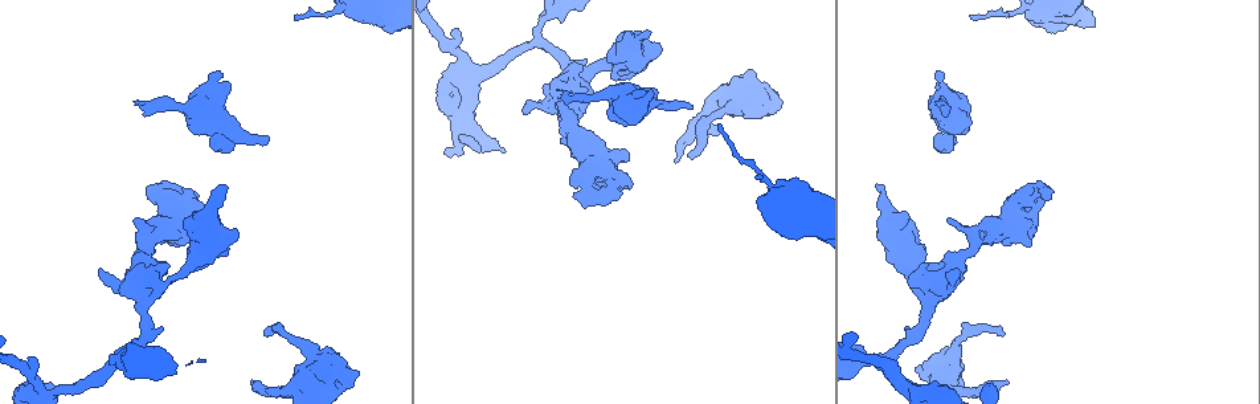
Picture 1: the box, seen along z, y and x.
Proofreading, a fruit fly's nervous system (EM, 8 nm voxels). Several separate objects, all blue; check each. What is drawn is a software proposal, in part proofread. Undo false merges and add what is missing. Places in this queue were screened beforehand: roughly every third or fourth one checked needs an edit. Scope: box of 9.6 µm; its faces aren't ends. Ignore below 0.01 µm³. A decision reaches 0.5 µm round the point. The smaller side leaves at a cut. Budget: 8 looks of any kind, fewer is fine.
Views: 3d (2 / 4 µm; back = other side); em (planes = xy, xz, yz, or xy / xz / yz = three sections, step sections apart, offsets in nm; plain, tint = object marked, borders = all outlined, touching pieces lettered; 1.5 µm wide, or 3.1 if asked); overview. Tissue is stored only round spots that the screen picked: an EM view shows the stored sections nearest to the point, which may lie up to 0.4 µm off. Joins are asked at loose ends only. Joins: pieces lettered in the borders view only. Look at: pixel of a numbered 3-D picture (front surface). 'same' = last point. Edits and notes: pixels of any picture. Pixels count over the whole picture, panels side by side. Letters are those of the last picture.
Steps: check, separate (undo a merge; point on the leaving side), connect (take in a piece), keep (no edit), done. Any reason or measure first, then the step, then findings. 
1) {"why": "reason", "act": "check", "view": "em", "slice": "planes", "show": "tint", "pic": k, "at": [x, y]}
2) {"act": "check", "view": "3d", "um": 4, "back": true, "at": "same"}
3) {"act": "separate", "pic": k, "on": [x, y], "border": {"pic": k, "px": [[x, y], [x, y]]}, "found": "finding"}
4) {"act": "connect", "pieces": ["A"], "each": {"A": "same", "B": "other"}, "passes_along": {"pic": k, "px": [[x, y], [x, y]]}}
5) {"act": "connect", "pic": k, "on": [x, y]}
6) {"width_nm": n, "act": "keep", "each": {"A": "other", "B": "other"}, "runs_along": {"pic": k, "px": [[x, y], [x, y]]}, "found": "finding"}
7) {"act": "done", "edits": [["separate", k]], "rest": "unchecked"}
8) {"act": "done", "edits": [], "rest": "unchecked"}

{"act": "check", "view": "3d", "um": 2, "pic": 1, "at": [972, 17]}

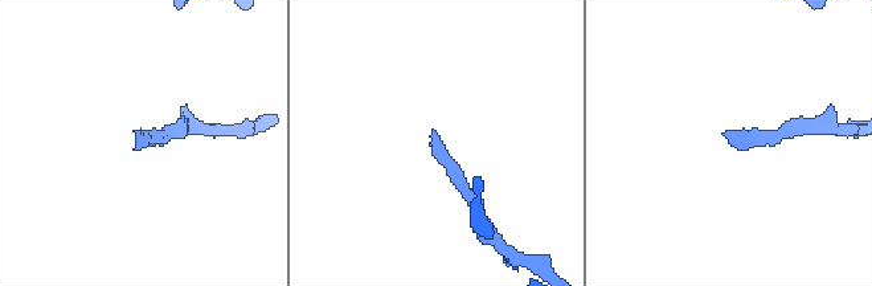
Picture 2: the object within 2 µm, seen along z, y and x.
{"act": "check", "view": "em", "slice": "yz", "step": 4, "show": "tint", "pic": 2, "at": [730, 131]}

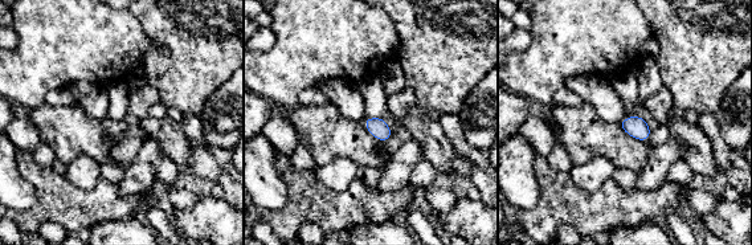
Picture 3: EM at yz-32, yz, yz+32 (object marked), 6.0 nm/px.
{"why": "cut it another way", "act": "check", "view": "em", "slice": "planes", "show": "borders", "at": "same"}

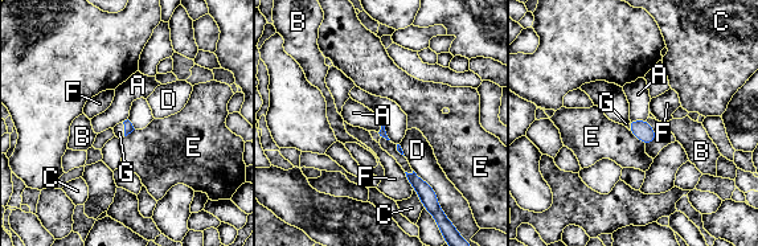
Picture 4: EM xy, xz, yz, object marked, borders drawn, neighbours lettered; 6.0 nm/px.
{"act": "connect", "pieces": ["G"], "each": {"A": "other", "B": "other", "C": "other", "D": "other", "E": "other", "F": "other", "G": "same"}, "found": "it goes on there"}

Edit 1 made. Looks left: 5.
{"why": "redraw", "act": "check", "view": "overview"}

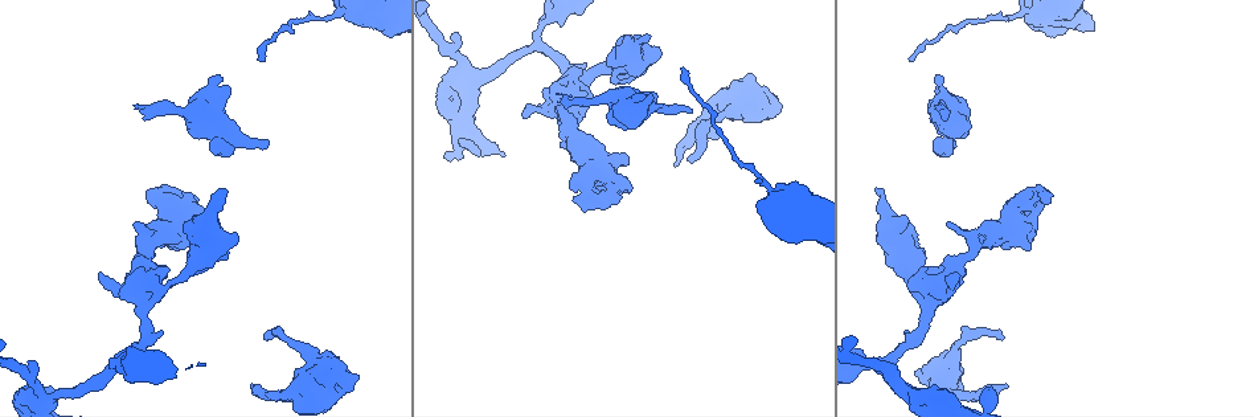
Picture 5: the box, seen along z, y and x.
{"why": "an open end", "act": "check", "view": "em", "slice": "xy", "step": 4, "show": "borders", "pic": 5, "at": [950, 223]}

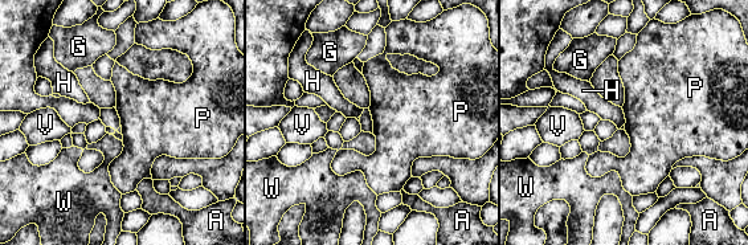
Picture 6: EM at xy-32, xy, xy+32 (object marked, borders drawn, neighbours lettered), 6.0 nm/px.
{"act": "check", "view": "em", "slice": "planes", "show": "borders", "at": "same"}

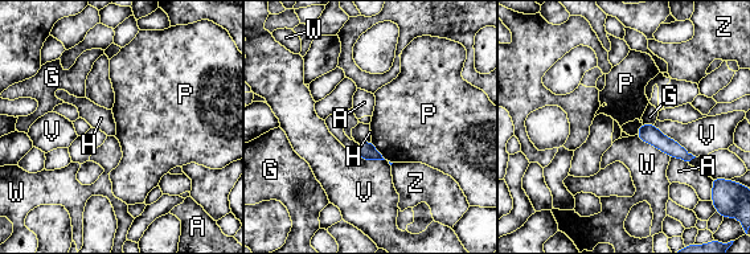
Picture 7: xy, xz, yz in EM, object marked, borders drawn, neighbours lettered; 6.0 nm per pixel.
{"act": "keep", "each": {"A": "other", "G": "other", "H": "other", "P": "other", "V": "other", "W": "other", "Z": "other"}, "border": {"pic": 7, "px": [[643, 122], [654, 125]]}, "found": "no lettered piece goes on from it"}

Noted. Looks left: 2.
{"why": "branch stops here", "act": "check", "view": "3d", "um": 4, "pic": 5, "at": [650, 35]}

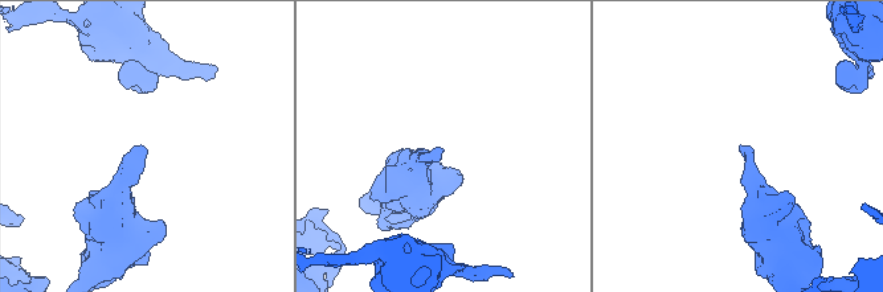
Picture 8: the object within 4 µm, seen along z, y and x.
{"act": "check", "view": "em", "slice": "planes", "show": "borders", "pic": 8, "at": [740, 150]}

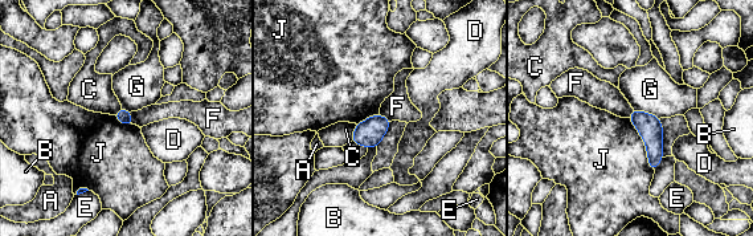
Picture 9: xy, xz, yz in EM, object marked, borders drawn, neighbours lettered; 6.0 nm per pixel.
{"act": "keep", "each": {"A": "other", "B": "other", "C": "other", "D": "other", "E": "other", "F": "other", "G": "other", "J": "other"}, "border": {"pic": 9, "px": [[629, 118], [654, 171]]}, "found": "none of them fits"}

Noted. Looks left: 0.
{"act": "done", "edits": [["connect", 4]], "rest": "unchecked"}

